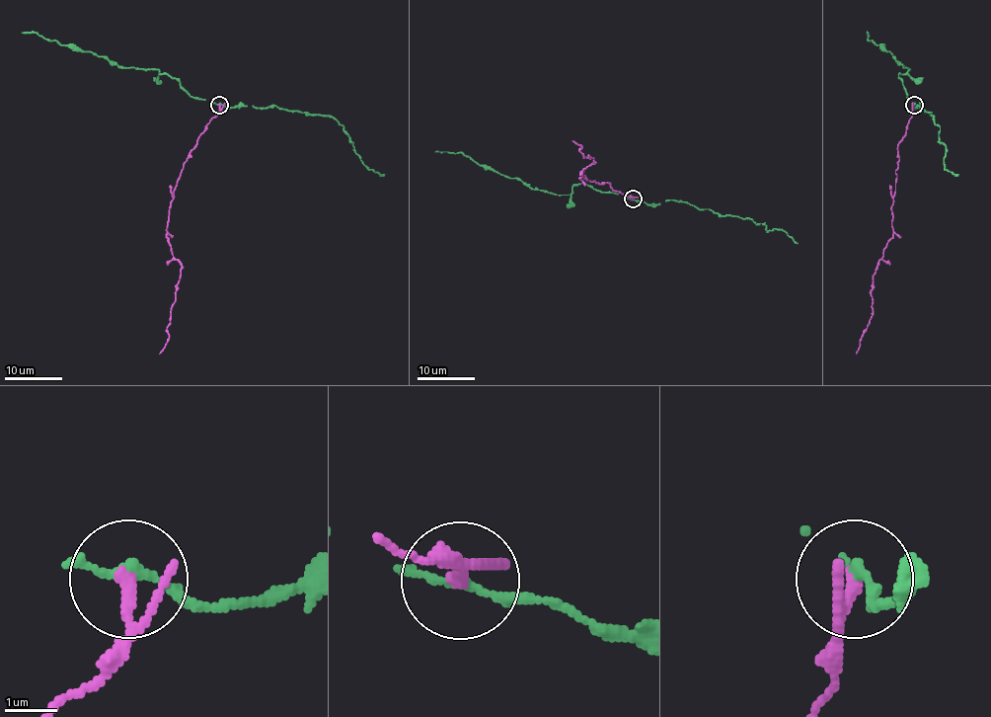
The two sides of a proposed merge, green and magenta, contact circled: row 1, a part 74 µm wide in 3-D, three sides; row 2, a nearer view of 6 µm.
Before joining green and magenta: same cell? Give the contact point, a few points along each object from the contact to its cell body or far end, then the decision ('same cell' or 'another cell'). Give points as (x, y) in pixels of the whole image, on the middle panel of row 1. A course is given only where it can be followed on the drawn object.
at (633, 199); green runs (632, 199), (584, 184), (576, 184), (568, 195), (532, 190), (516, 178), (486, 169), (460, 152), (434, 152); magenta runs (632, 199), (615, 191), (608, 182), (579, 178), (593, 159), (583, 158), (579, 150), (582, 146), (571, 140); another cell

